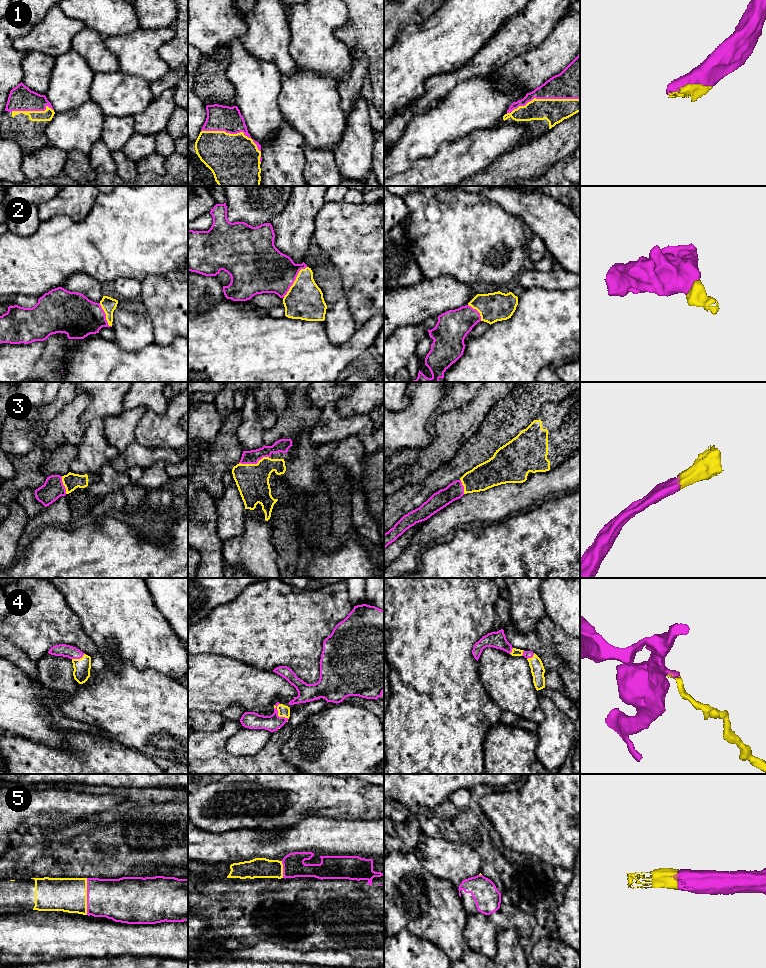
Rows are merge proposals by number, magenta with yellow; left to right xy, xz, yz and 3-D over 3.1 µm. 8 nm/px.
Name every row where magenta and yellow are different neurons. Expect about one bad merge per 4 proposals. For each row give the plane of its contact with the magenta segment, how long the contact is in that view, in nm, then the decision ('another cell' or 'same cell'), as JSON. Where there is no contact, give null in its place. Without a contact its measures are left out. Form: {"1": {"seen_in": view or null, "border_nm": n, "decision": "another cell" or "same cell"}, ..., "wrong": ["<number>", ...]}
{"1": {"seen_in": "yz", "border_nm": 600, "decision": "same cell"}, "2": {"seen_in": "xz", "border_nm": 320, "decision": "same cell"}, "3": {"seen_in": "xz", "border_nm": 240, "decision": "same cell"}, "4": {"seen_in": "xz", "border_nm": 160, "decision": "same cell"}, "5": {"seen_in": "xy", "border_nm": 300, "decision": "same cell"}, "wrong": []}

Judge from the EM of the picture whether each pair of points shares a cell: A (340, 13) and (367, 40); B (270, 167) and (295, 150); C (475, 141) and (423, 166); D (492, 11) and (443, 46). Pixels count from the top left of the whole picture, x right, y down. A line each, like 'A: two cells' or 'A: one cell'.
A: two cells
B: one cell
C: one cell
D: one cell

